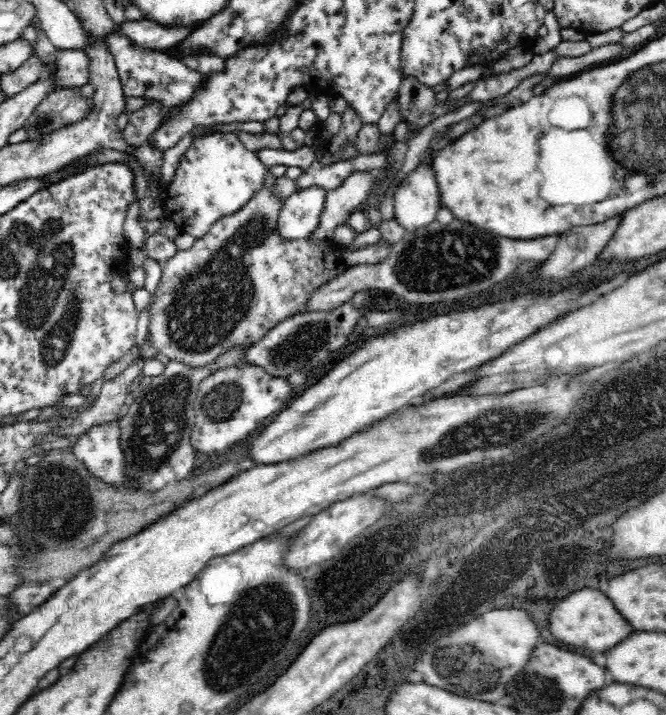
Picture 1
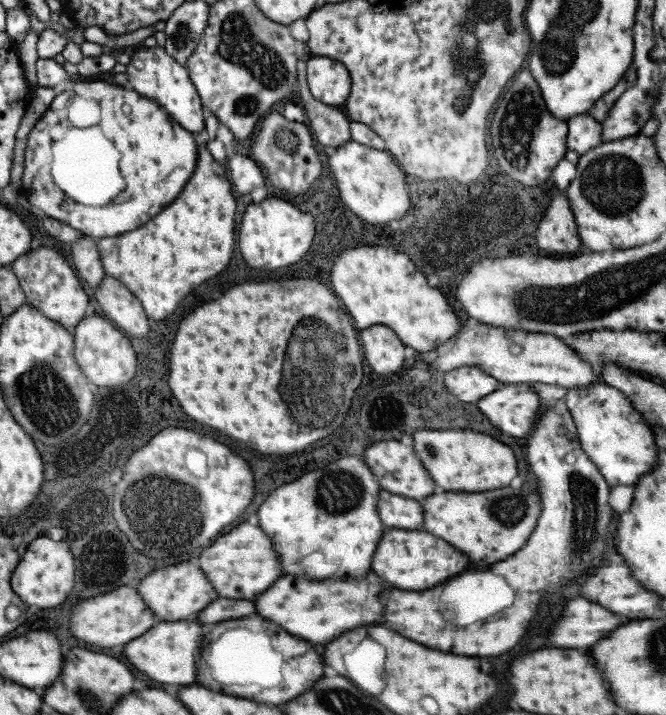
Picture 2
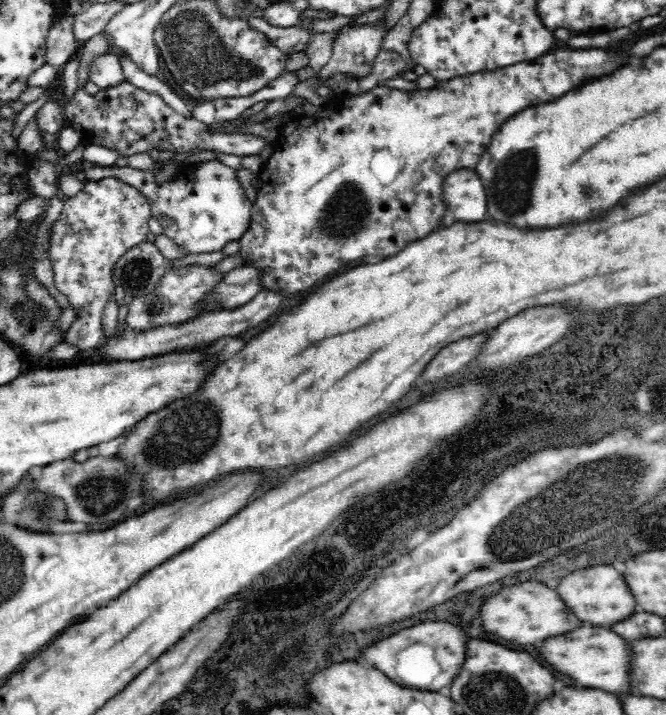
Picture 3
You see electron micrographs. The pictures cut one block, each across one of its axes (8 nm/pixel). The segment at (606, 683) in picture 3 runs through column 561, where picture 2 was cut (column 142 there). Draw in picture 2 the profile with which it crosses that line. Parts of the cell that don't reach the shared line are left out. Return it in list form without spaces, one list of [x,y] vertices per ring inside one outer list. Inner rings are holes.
[[[163,621],[157,626],[149,628],[143,636],[135,638],[133,642],[127,642],[127,650],[123,646],[123,656],[127,652],[127,660],[141,670],[151,680],[163,682],[163,684],[193,684],[195,682],[195,660],[199,658],[199,648],[203,644],[203,626],[199,621]]]

